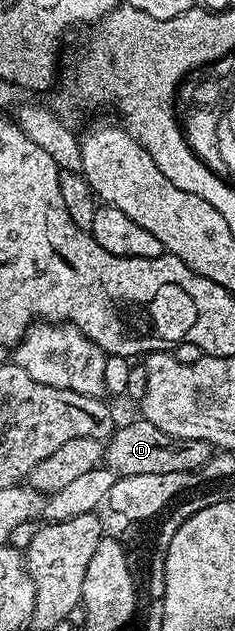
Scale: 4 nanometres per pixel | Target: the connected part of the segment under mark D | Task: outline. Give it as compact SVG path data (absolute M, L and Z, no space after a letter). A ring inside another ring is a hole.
M137 417L126 427L118 426L105 443L104 466L120 476L135 474L200 472L213 458L215 451L207 441L176 439L149 424L145 418Z

